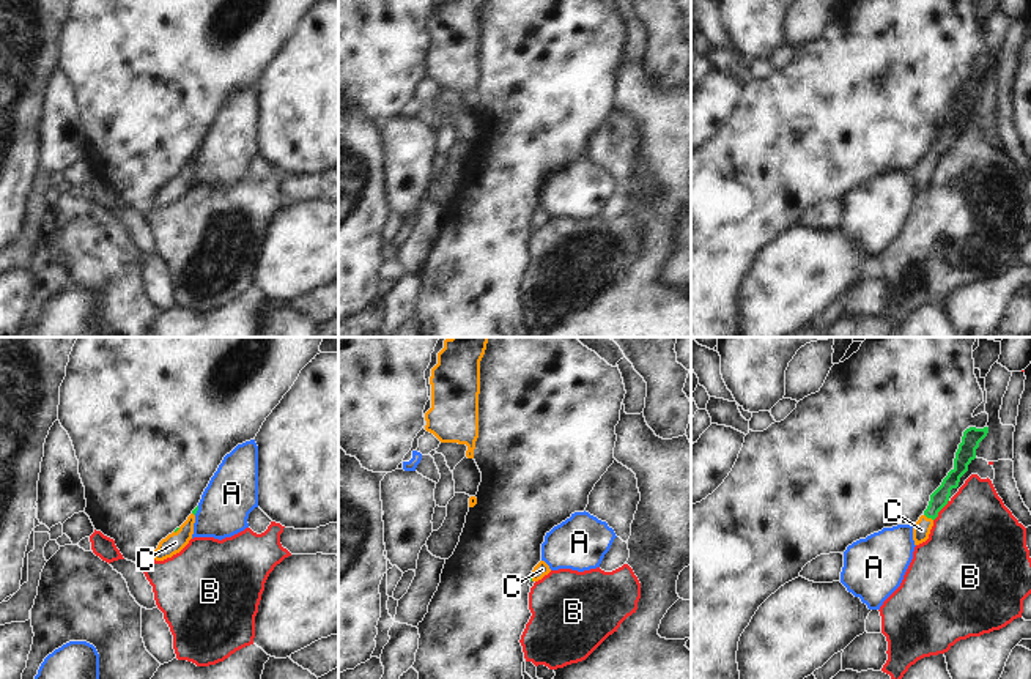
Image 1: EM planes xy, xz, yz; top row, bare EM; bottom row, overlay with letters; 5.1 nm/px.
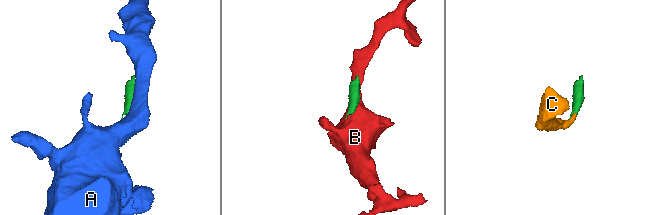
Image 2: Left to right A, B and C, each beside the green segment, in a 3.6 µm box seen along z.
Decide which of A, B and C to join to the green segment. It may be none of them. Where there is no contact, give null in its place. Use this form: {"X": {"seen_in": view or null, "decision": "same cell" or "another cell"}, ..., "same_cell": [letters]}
{"A": {"seen_in": "xy", "decision": "another cell"}, "B": {"seen_in": "yz", "decision": "another cell"}, "C": {"seen_in": "yz", "decision": "same cell"}, "same_cell": ["C"]}

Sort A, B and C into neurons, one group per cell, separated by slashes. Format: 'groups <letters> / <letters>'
groups A / B / C

